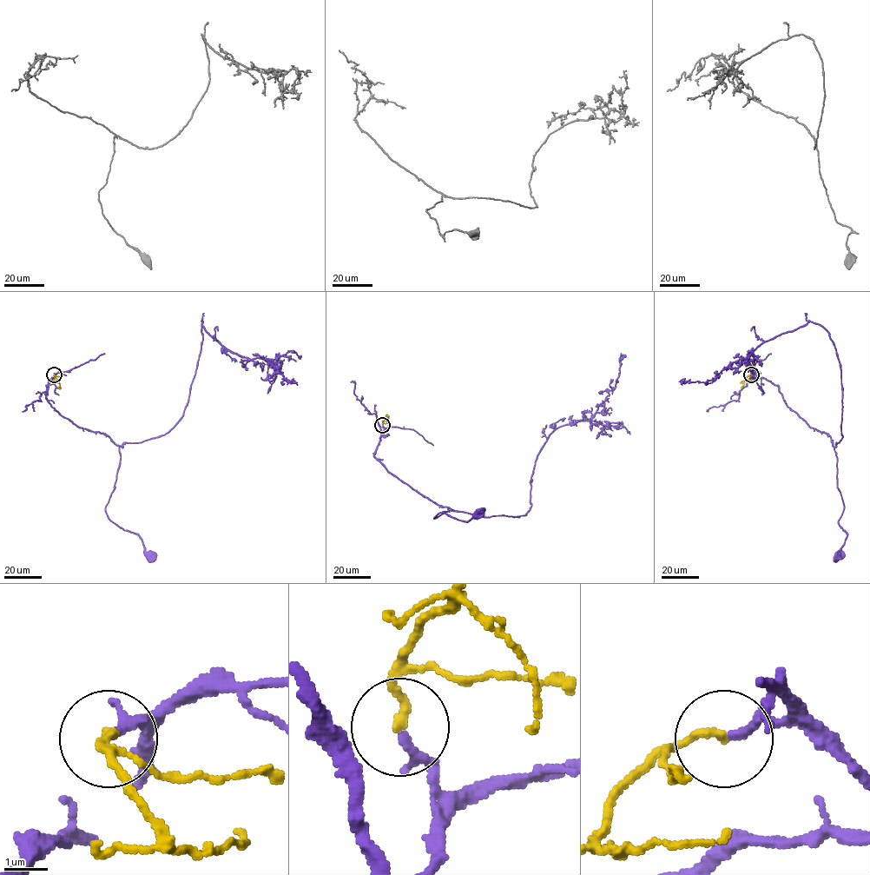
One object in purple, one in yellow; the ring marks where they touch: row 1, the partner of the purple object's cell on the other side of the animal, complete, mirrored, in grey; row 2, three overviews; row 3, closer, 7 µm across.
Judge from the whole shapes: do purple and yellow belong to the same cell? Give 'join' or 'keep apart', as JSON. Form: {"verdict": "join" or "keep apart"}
{"verdict": "join"}

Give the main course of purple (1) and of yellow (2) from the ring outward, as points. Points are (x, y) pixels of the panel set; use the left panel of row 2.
1: (54, 374), (48, 402), (119, 447), (105, 510), (138, 535), (150, 556)
2: (54, 374), (60, 388)

